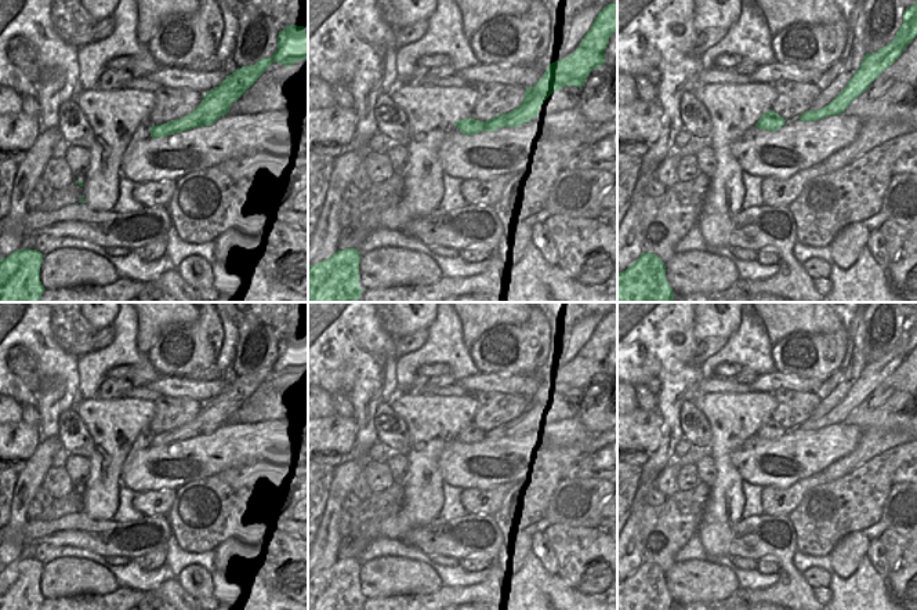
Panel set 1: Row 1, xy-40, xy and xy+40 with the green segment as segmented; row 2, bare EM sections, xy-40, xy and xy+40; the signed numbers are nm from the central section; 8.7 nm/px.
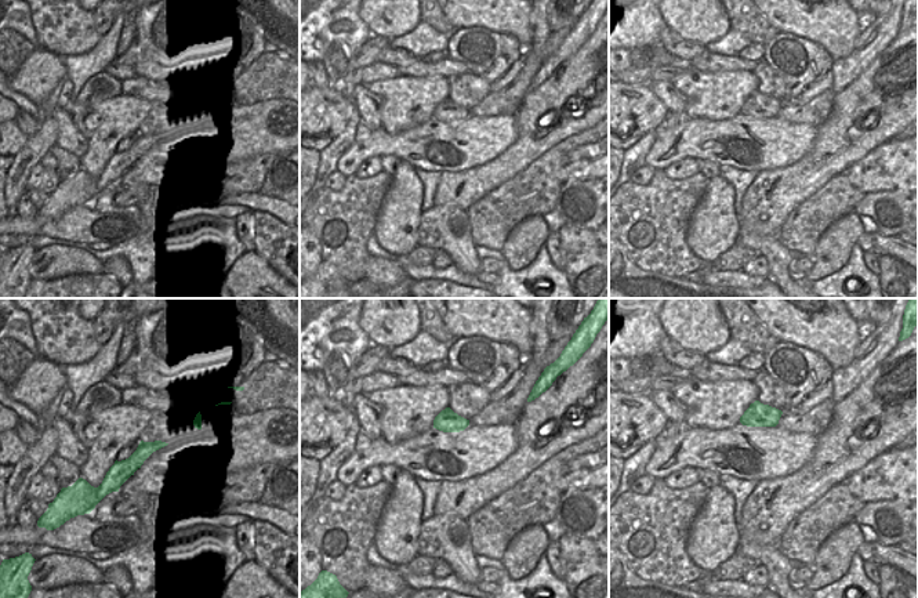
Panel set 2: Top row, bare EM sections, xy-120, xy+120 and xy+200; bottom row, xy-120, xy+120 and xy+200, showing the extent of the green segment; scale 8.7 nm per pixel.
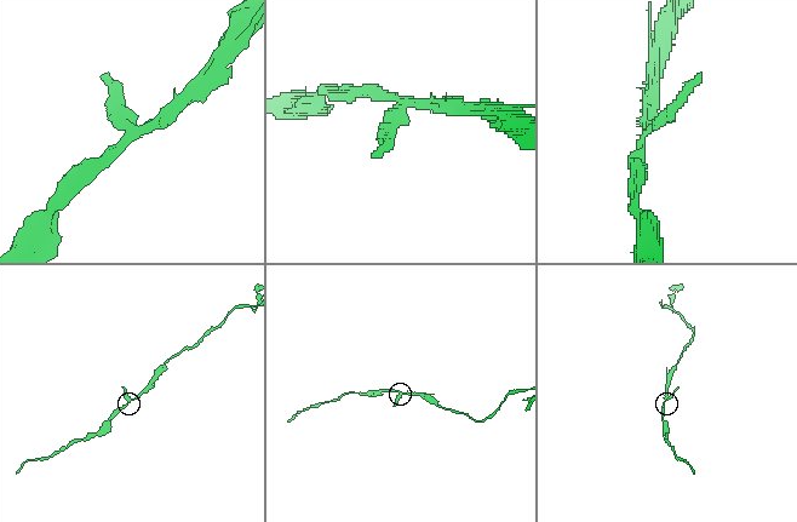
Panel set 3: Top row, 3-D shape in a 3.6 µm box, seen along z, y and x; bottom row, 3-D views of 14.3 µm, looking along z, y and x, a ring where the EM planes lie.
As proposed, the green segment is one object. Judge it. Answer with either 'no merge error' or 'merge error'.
merge error

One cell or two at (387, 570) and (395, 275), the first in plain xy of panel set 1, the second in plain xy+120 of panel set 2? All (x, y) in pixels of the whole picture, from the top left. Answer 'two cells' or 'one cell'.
one cell

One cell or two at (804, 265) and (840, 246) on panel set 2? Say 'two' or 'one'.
two

